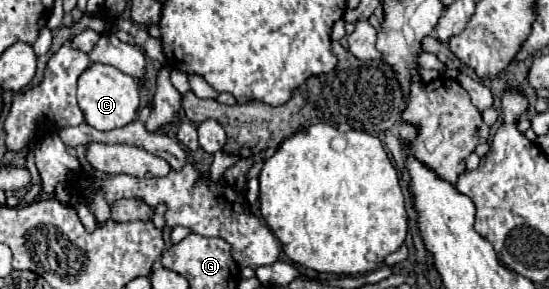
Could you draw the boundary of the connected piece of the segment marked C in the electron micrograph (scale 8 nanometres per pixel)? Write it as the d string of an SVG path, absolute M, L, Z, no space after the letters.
M96 63L88 67L78 79L78 105L84 113L84 121L96 129L118 129L138 119L140 89L134 77L124 75L112 65Z

